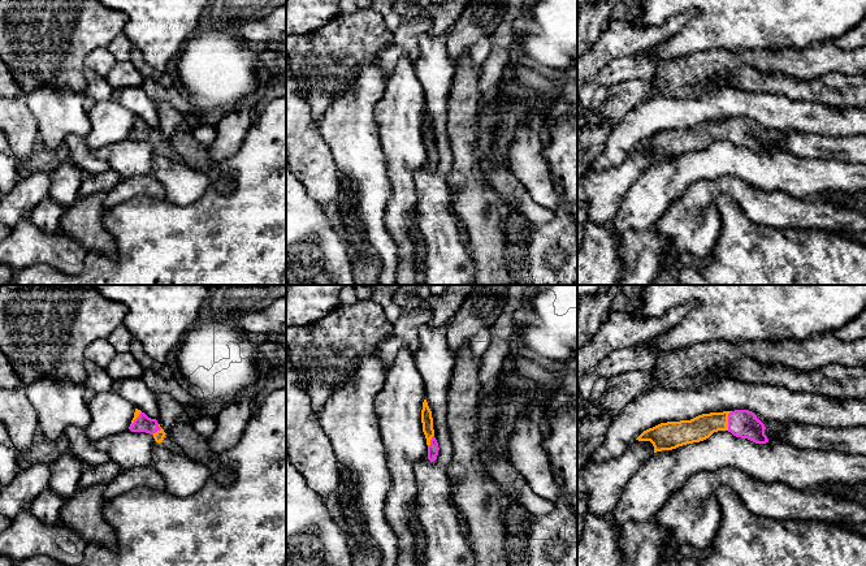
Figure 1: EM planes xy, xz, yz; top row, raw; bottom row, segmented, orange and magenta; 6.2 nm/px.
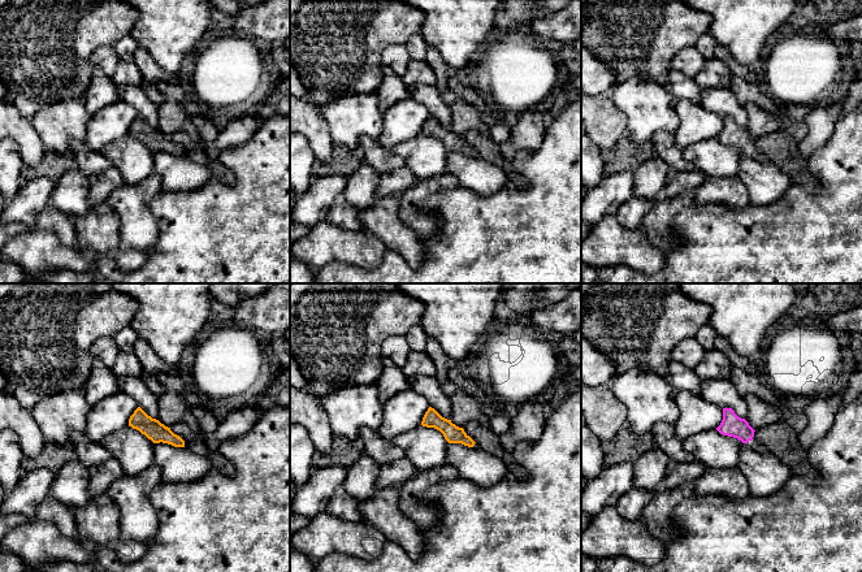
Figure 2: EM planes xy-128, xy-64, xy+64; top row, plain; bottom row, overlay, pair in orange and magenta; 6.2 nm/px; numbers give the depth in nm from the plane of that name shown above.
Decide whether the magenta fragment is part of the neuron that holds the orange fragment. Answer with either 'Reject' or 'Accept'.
Accept

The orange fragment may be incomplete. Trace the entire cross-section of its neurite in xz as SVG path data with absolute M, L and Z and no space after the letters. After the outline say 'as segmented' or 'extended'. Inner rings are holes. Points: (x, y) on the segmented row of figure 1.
M424 399L423 402L421 423L423 423L423 432L425 435L426 445L428 445L428 459L433 462L437 459L440 448L434 437L432 411L428 406L426 399Z; extended

